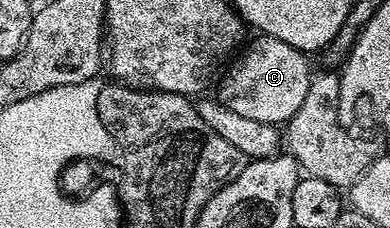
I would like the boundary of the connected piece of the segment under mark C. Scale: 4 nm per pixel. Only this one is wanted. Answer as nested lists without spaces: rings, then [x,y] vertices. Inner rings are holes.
[[[259,35],[251,47],[224,70],[224,77],[215,92],[219,103],[233,113],[243,114],[253,121],[283,125],[297,113],[313,78],[306,52],[267,35]]]

